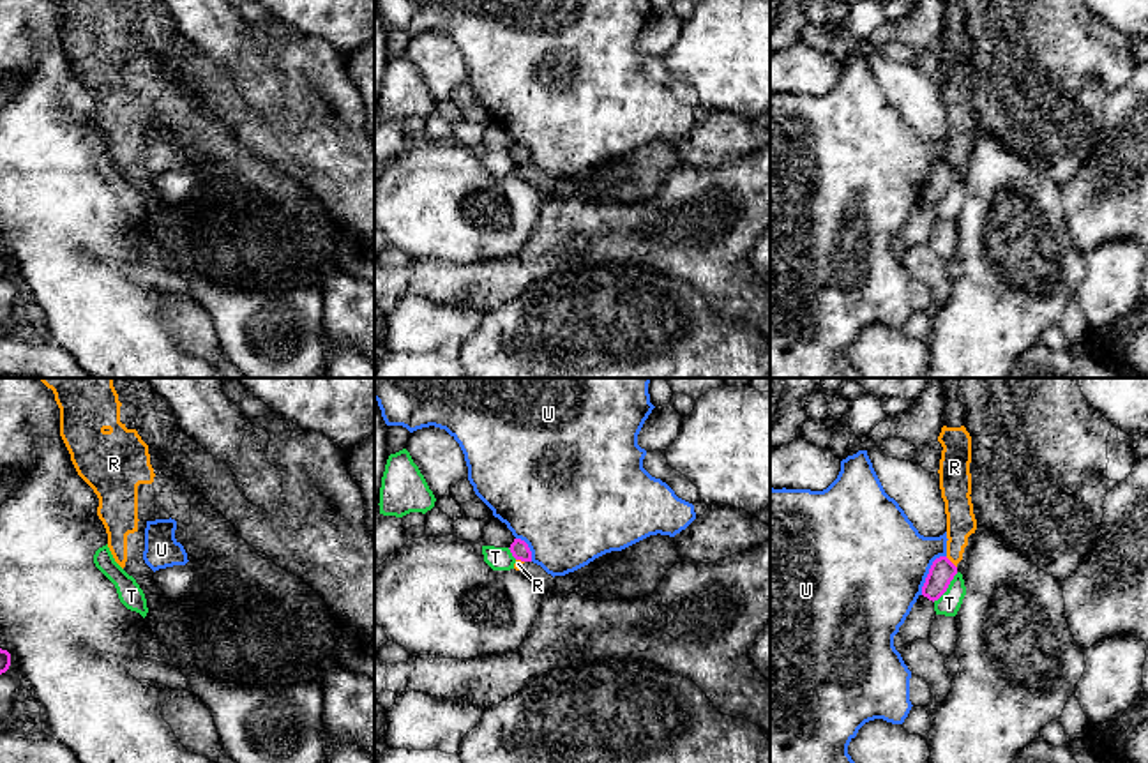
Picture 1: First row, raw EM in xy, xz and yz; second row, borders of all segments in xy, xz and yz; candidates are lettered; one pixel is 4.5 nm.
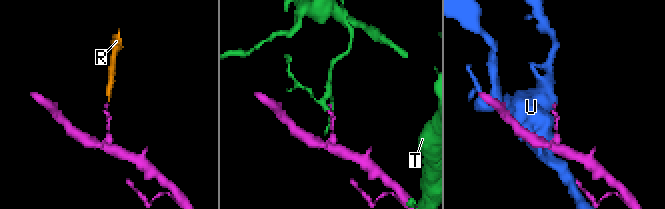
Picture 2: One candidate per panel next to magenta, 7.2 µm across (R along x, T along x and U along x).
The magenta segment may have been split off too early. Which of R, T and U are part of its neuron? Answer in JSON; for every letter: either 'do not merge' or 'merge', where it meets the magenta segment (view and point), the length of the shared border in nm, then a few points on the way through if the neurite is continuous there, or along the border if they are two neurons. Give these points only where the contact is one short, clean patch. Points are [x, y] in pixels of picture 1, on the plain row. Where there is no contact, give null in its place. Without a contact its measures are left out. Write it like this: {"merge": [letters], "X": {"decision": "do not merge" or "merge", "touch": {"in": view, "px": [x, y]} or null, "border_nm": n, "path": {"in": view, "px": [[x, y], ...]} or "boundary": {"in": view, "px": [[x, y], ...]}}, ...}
{"merge": [], "R": {"decision": "do not merge", "touch": {"in": "yz", "px": [951, 166]}, "border_nm": 80, "boundary": {"in": "yz", "px": [[945, 161], [956, 172]]}}, "T": {"decision": "do not merge", "touch": {"in": "yz", "px": [947, 191]}, "border_nm": 180}, "U": {"decision": "do not merge", "touch": {"in": "yz", "px": [929, 177]}, "border_nm": 220}}

